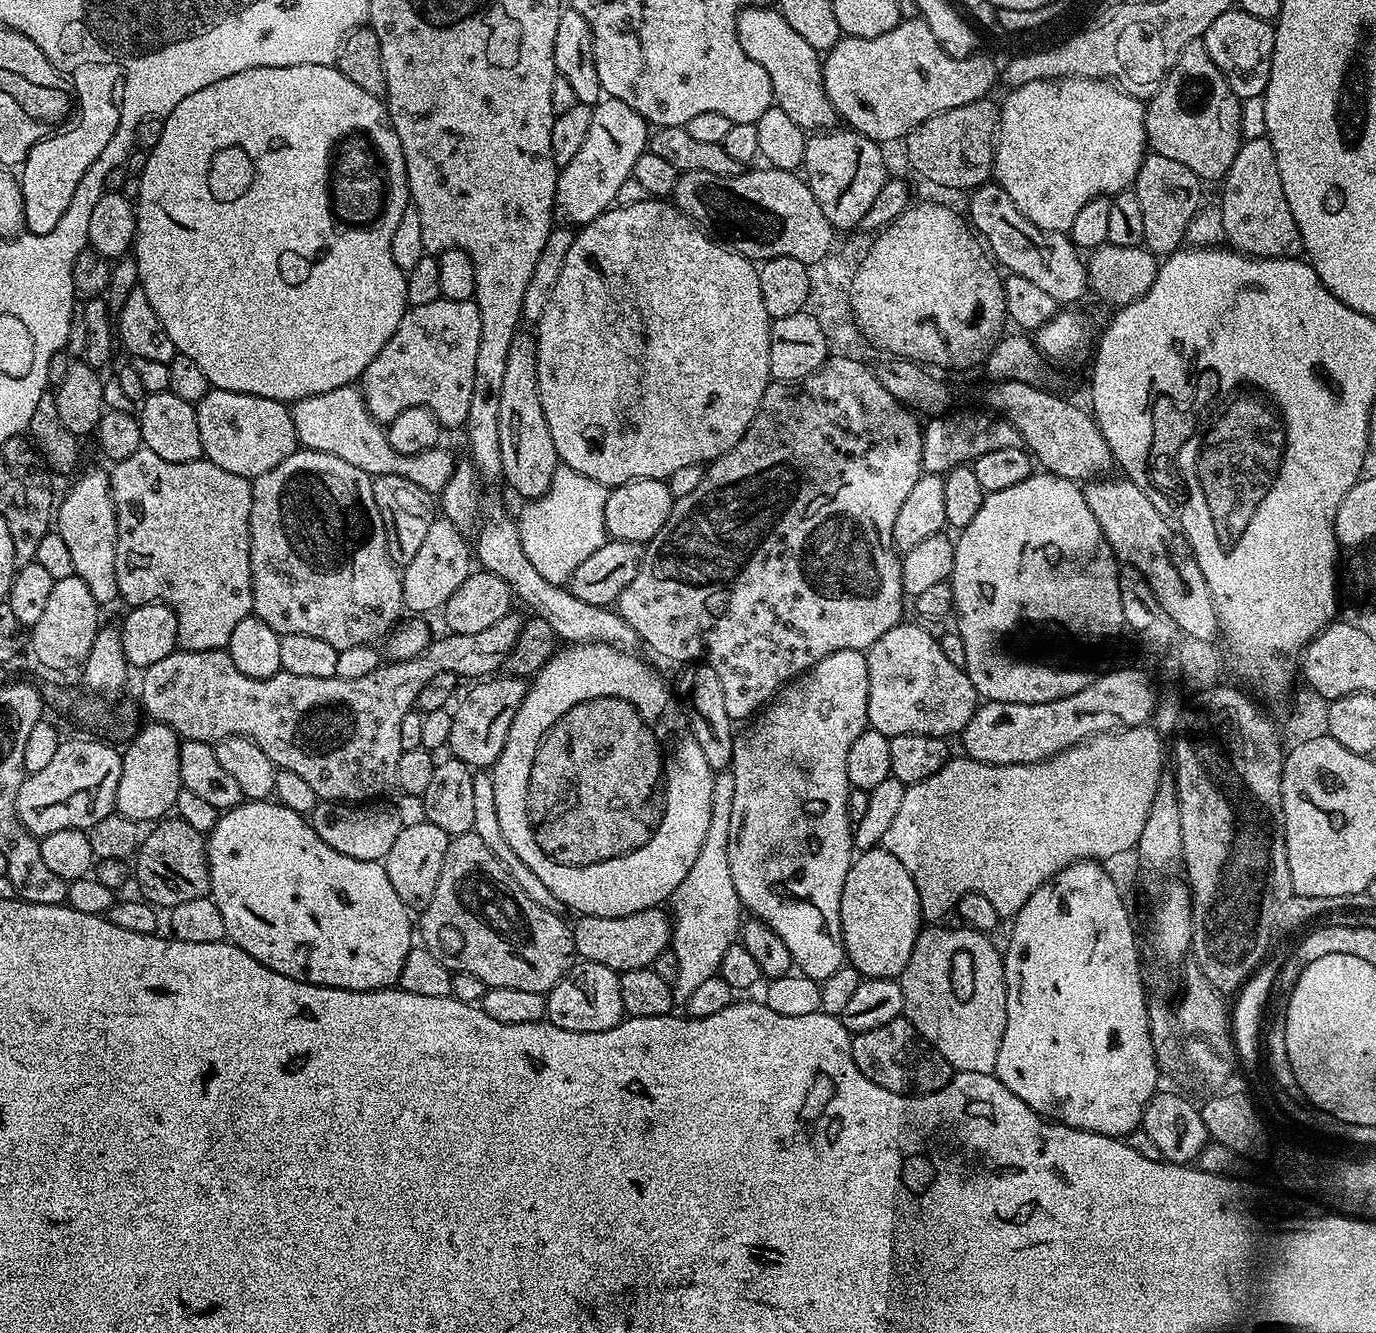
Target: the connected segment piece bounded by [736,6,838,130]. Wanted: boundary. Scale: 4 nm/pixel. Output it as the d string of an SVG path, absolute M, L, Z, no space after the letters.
M745 6L740 9L736 17L738 42L766 74L770 74L770 86L775 107L786 110L798 126L805 130L828 130L837 123L838 117L833 108L828 91L824 88L824 66L821 53L805 42L786 18L775 8L751 8Z

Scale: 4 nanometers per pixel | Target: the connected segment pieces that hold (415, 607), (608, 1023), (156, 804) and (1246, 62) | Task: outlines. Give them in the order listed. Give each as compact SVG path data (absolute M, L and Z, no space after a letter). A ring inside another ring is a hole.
M436 518L414 558L401 571L403 602L405 609L416 616L443 609L454 591L472 571L472 548L464 538L465 533L449 520Z
M577 963L546 993L546 999L547 1023L571 1032L605 1032L618 1026L626 1016L622 1006L620 973L601 964Z
M148 722L127 741L128 749L122 752L122 778L118 778L118 794L116 795L115 811L127 819L146 822L160 822L164 815L176 804L182 794L179 774L179 752L182 743L180 735L170 726Z
M1233 6L1226 10L1226 14L1218 14L1218 18L1210 22L1203 34L1202 43L1210 54L1210 62L1218 66L1230 90L1243 102L1248 98L1263 97L1268 85L1265 76L1272 65L1275 37L1275 27L1269 21L1254 18L1254 14L1246 14L1240 7ZM1240 76L1244 80L1240 80Z

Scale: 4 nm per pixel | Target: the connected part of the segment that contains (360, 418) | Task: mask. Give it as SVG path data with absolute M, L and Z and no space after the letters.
M349 386L330 390L326 394L314 394L291 405L292 421L296 439L309 452L334 454L350 466L358 466L367 476L398 475L414 482L433 494L443 492L444 487L454 474L458 463L443 446L435 446L413 456L399 453L388 441L387 431L377 424L368 412L363 391Z

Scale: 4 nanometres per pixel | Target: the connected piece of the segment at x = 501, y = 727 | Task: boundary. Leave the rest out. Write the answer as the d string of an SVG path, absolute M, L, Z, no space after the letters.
M496 674L483 682L476 682L464 697L459 697L458 703L452 712L452 725L450 726L450 738L447 747L452 748L451 755L462 761L473 770L488 770L496 763L502 754L502 746L506 746L506 738L510 734L510 726L513 724L514 714L520 709L521 703L527 692L527 683L521 677L507 674Z

